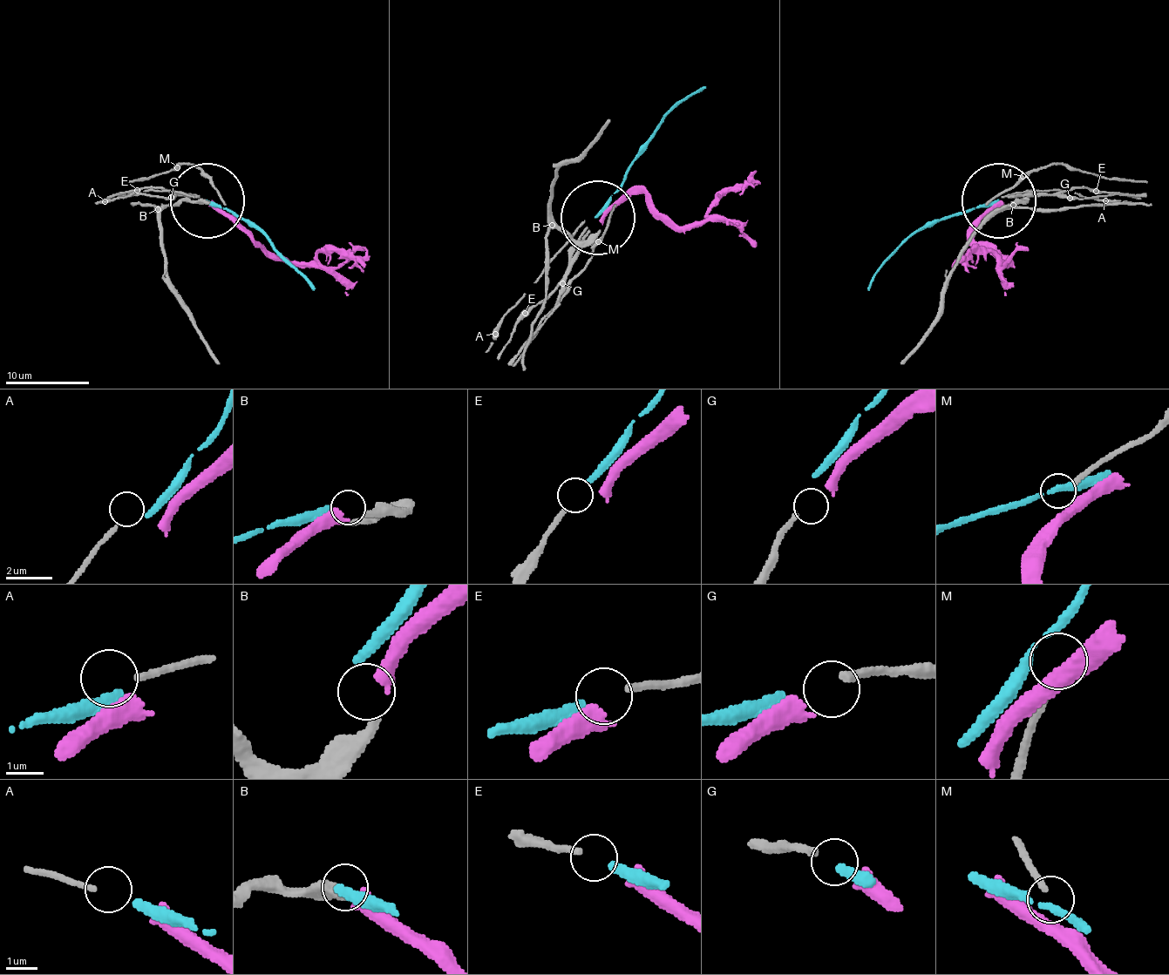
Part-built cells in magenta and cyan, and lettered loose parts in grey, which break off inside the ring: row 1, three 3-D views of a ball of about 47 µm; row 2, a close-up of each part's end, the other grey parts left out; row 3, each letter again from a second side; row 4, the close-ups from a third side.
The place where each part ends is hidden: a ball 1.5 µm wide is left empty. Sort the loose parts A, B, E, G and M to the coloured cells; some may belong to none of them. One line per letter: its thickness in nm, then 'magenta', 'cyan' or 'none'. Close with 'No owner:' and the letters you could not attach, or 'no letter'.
A: calibre 150 nm; none
B: calibre 300 nm; magenta
E: calibre 200 nm; cyan
G: calibre 220 nm; none
M: calibre 190 nm; none
No owner: A, G, M

